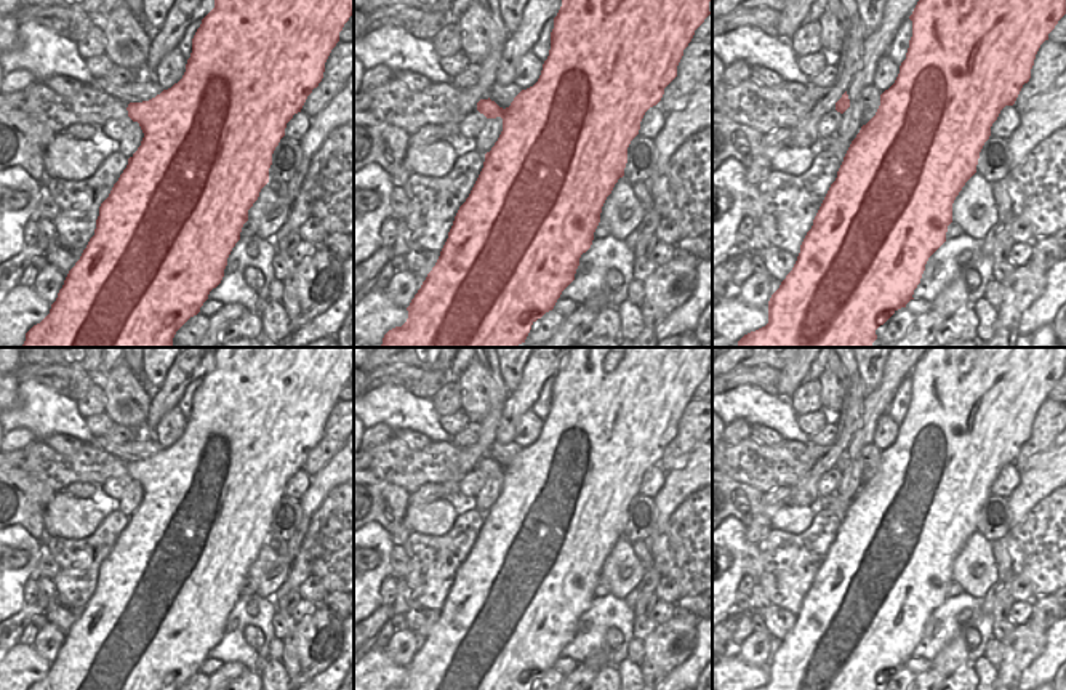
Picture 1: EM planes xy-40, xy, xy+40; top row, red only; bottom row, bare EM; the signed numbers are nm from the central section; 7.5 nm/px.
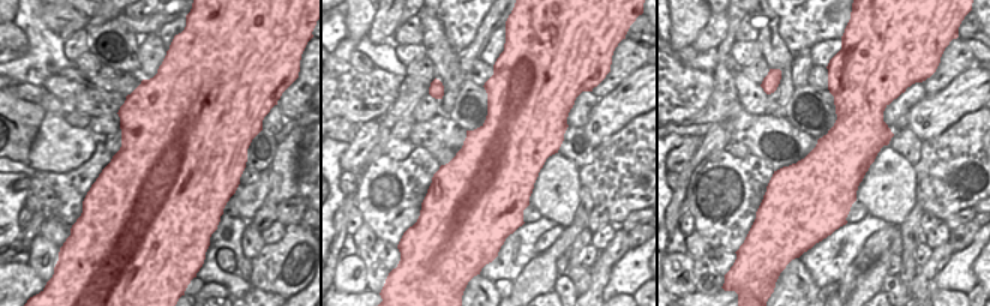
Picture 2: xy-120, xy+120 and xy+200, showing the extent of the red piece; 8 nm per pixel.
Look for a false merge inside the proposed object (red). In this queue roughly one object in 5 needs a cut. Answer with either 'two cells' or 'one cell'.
one cell

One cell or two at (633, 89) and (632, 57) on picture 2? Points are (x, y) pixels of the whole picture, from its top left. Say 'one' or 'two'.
two

